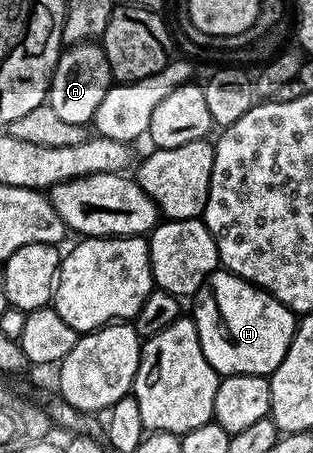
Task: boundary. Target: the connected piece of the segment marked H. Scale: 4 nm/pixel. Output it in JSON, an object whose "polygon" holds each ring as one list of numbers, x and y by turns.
{"polygon":[[216,269,195,292,193,302,193,318,201,337,201,349,220,376,270,376,277,365,281,365,295,336,297,315,268,291,245,282,232,271]]}

